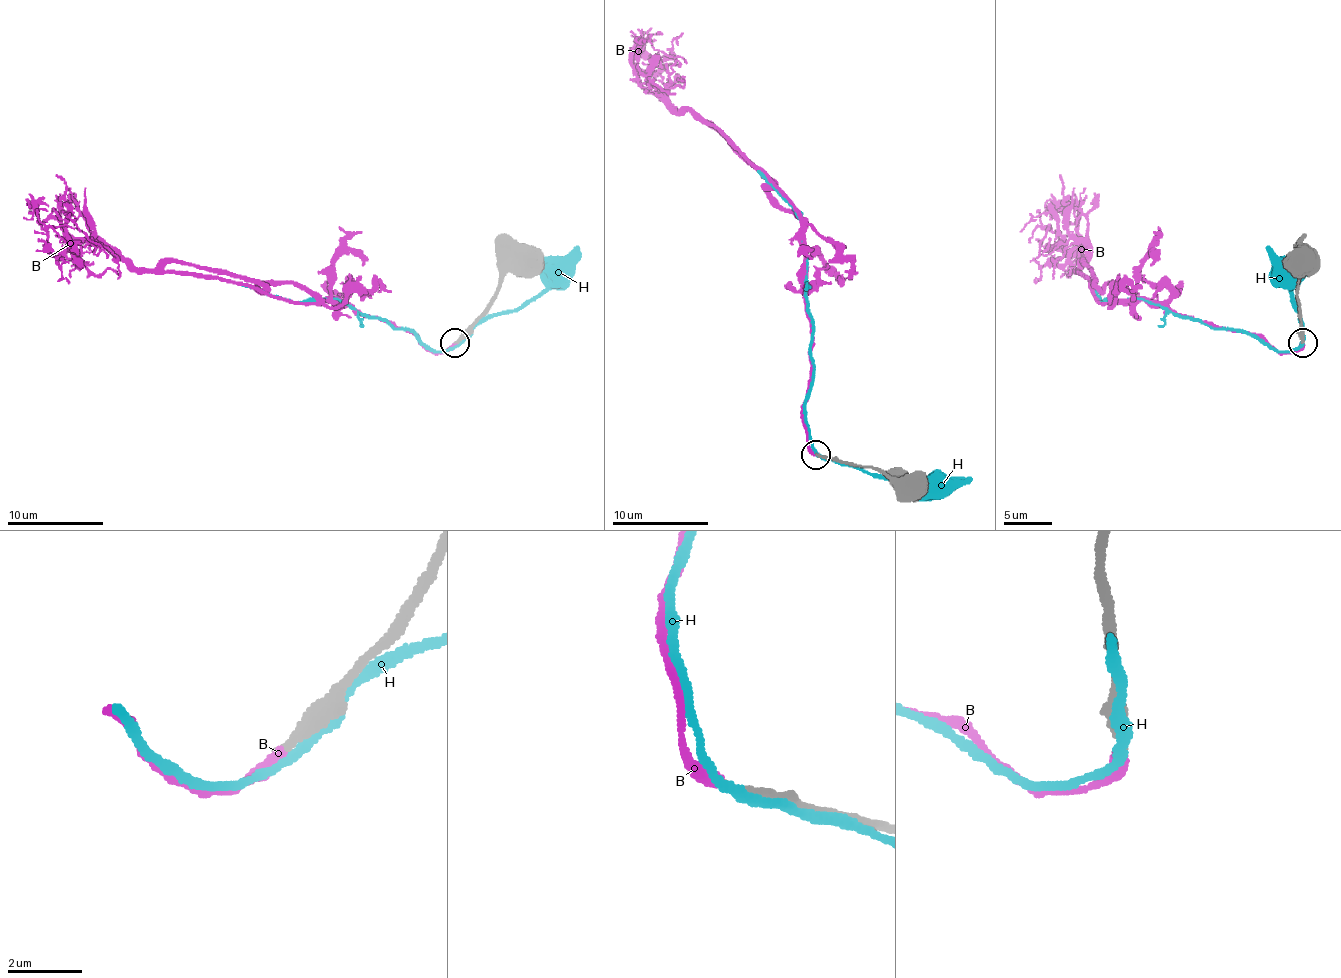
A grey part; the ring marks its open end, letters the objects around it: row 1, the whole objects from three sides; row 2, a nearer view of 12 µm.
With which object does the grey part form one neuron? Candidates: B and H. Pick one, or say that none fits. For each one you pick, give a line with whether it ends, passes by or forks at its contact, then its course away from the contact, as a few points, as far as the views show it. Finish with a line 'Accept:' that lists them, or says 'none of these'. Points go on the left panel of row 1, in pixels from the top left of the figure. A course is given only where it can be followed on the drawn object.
B: it ends there; it runs (456, 342), (432, 351), (348, 306), (145, 272), (100, 245), (62, 257), (45, 231), (66, 243)
Accept: B

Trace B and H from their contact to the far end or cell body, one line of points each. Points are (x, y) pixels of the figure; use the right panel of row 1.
B: (1302, 342), (1276, 351), (1165, 306), (1100, 303), (1076, 267), (1085, 245), (1069, 257), (1037, 226), (1029, 243)
H: (1301, 330), (1301, 315), (1293, 308), (1291, 291), (1280, 277), (1284, 274)

